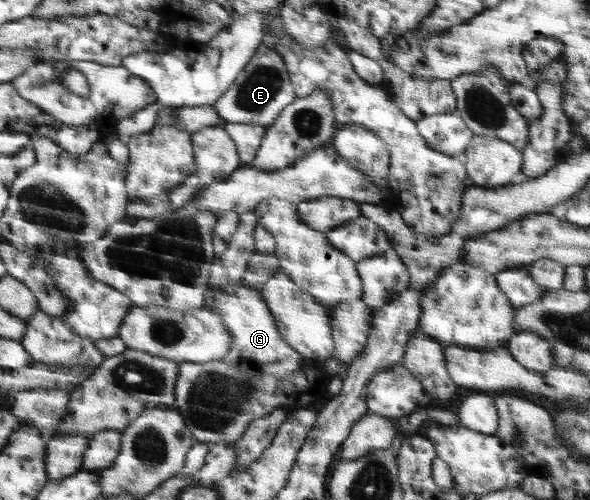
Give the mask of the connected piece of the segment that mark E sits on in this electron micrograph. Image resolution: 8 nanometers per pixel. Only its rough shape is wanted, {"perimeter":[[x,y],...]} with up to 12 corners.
{"perimeter":[[262,44],[213,105],[226,123],[268,127],[296,98]]}

